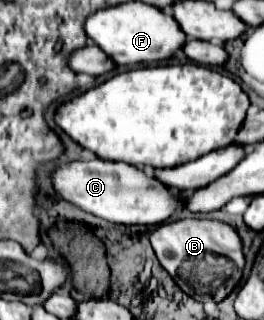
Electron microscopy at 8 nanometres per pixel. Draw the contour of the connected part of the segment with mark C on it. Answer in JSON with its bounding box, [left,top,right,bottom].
[50,159,180,225]

